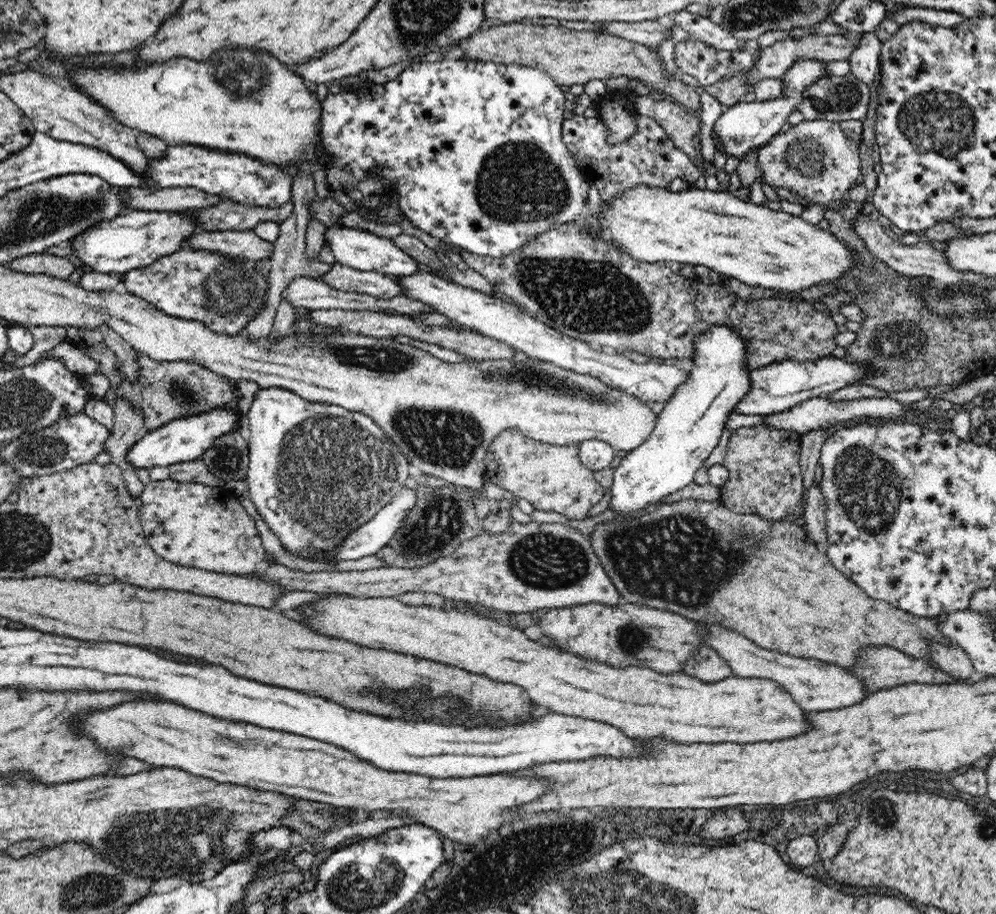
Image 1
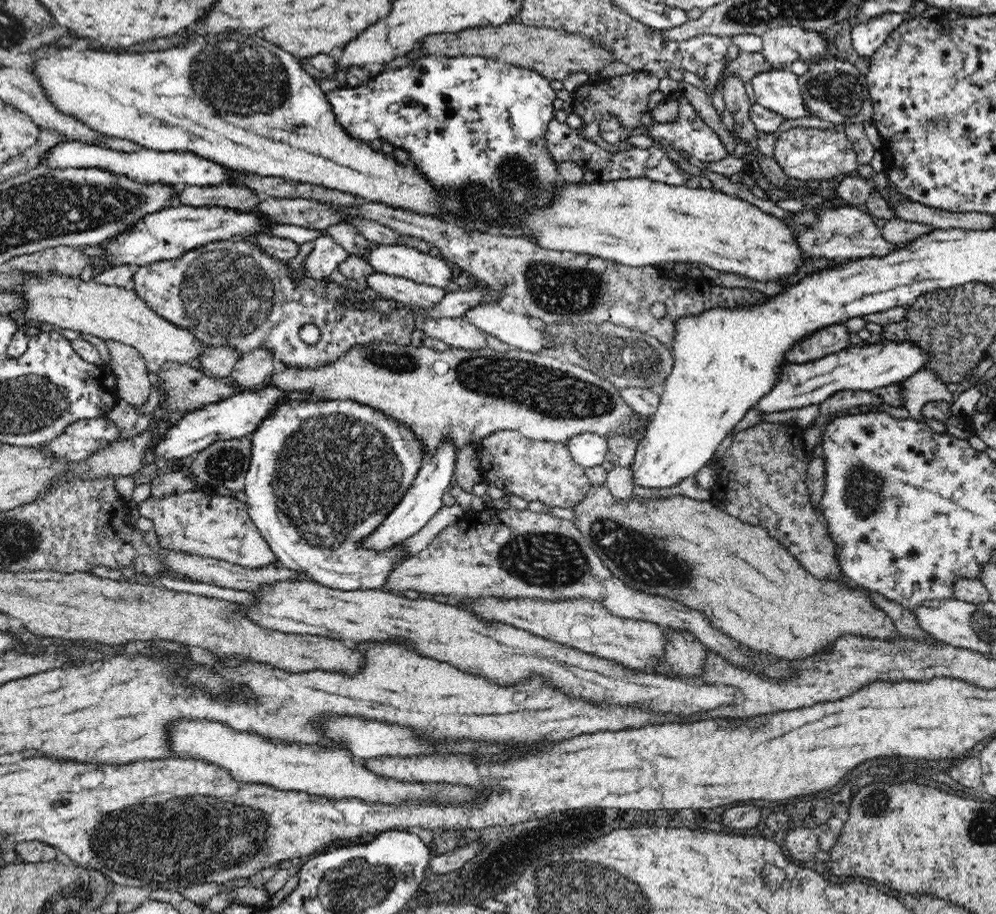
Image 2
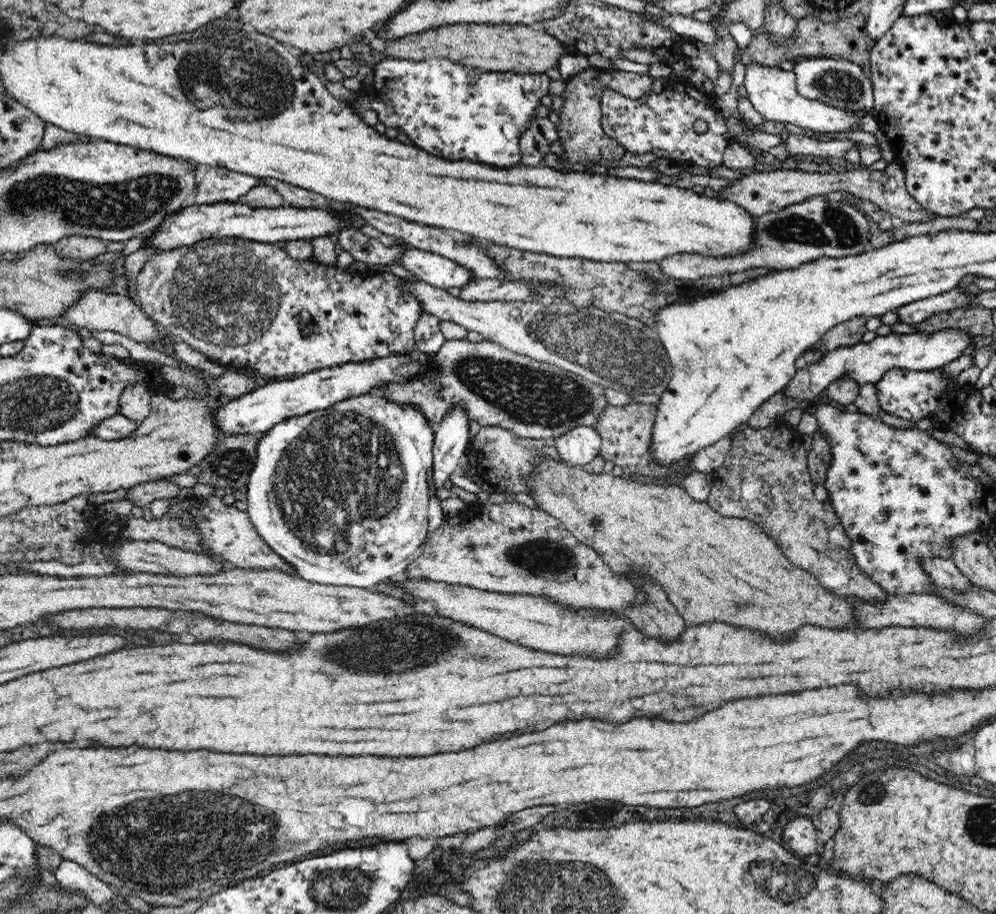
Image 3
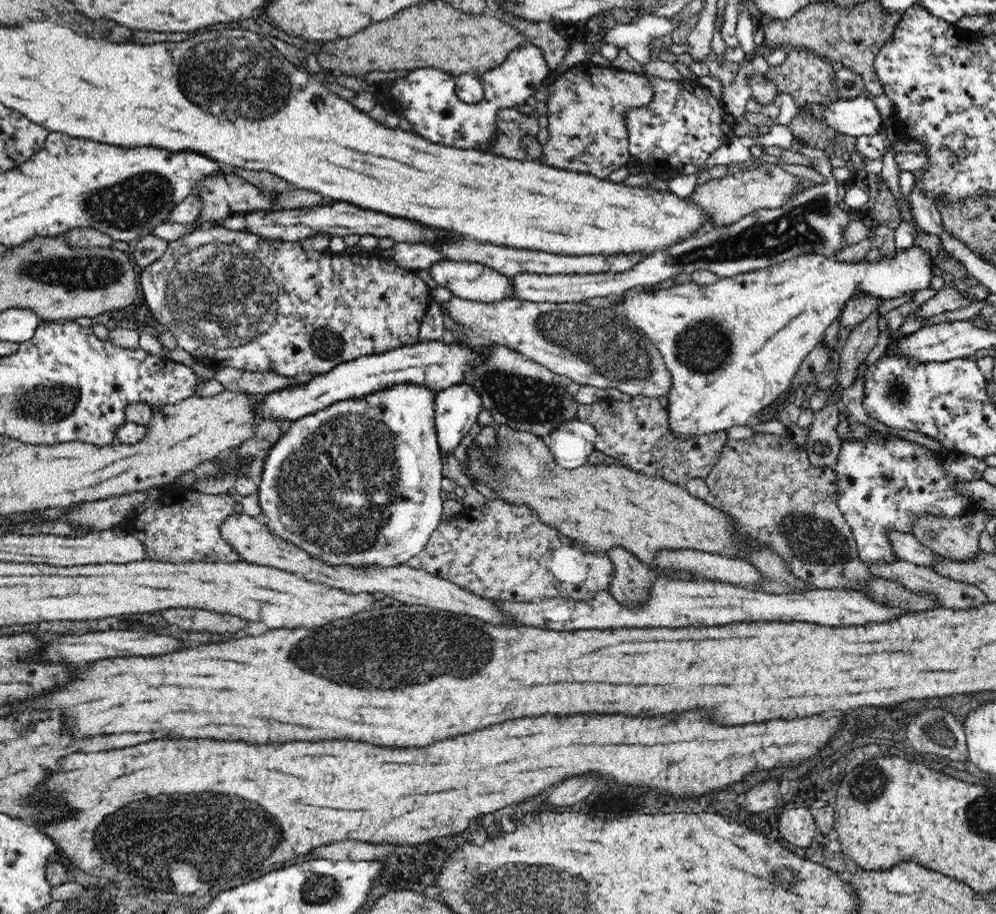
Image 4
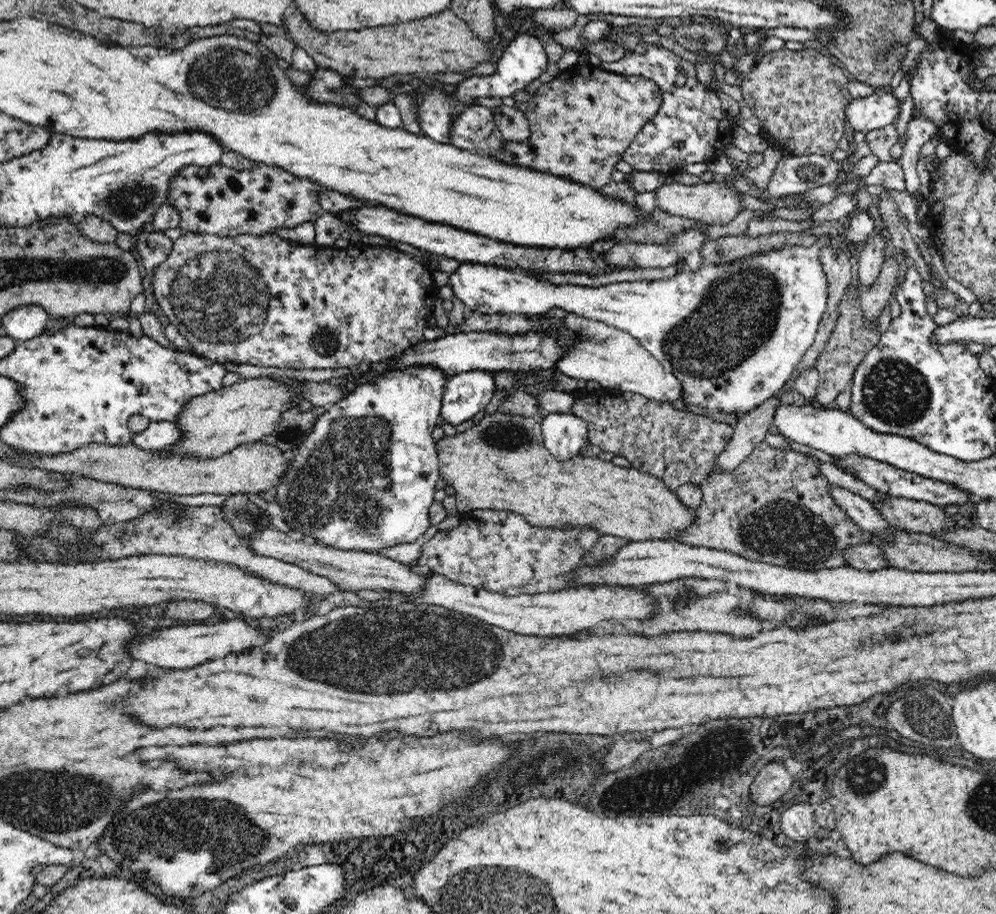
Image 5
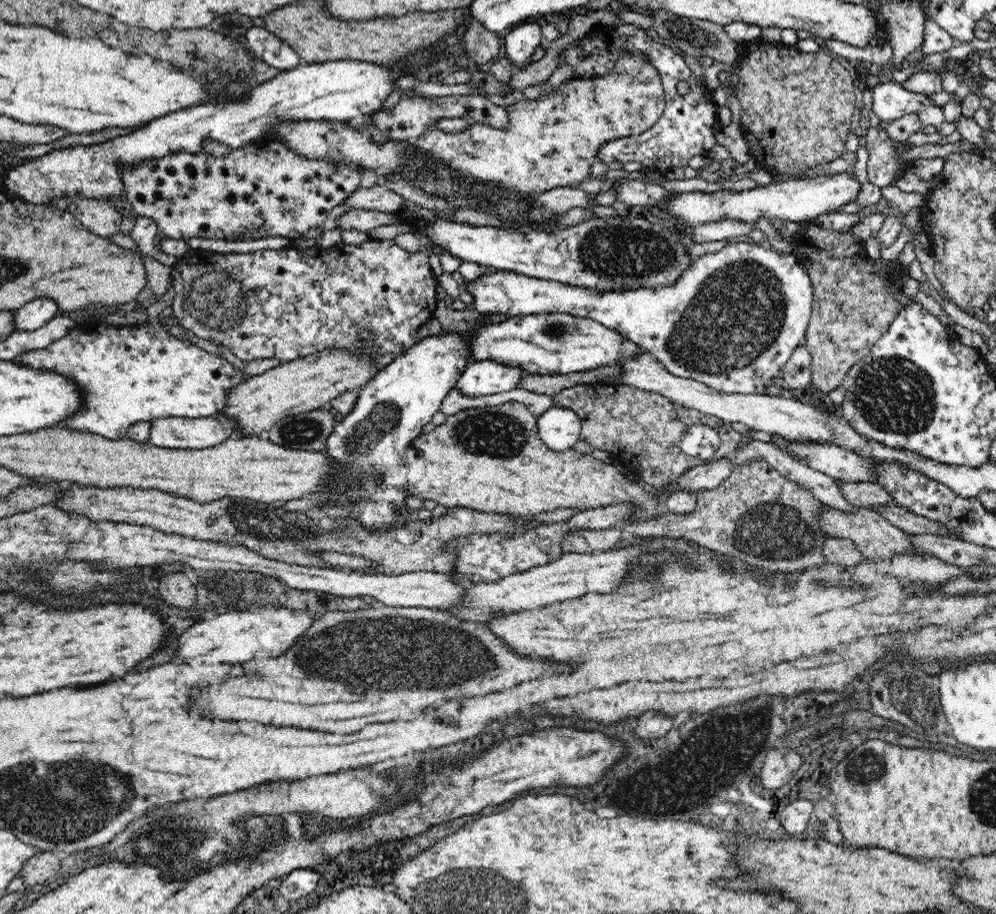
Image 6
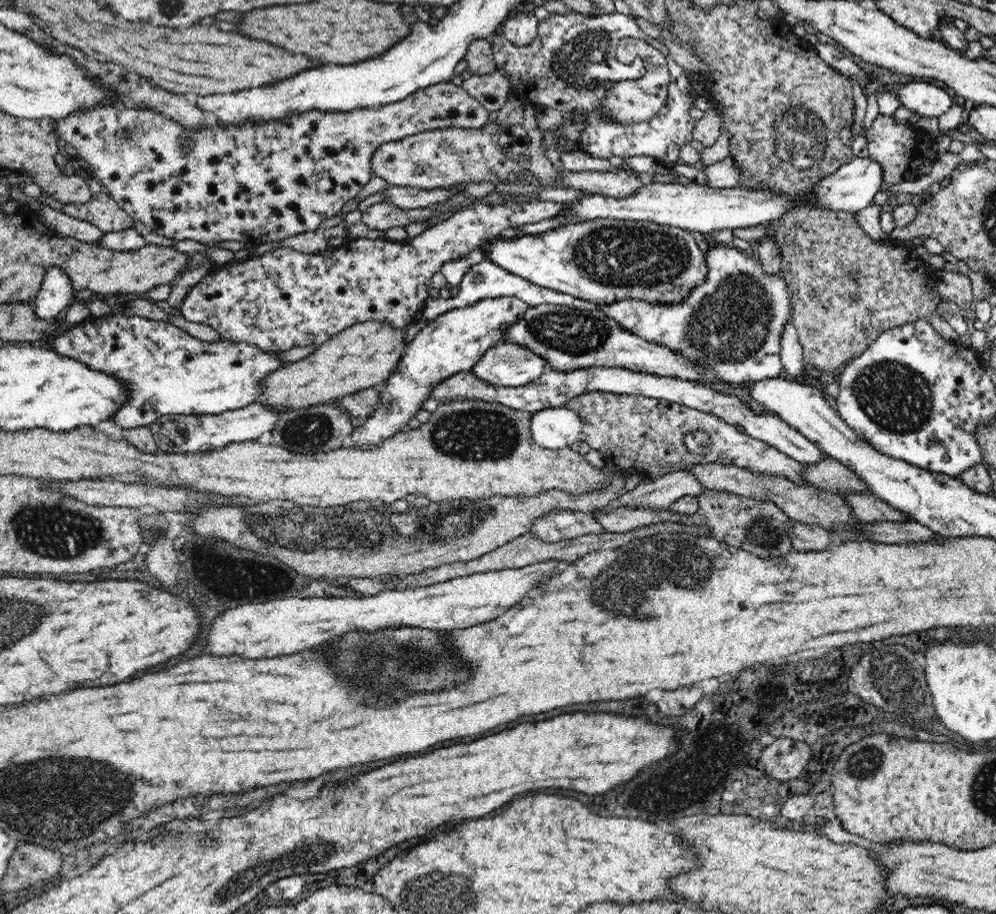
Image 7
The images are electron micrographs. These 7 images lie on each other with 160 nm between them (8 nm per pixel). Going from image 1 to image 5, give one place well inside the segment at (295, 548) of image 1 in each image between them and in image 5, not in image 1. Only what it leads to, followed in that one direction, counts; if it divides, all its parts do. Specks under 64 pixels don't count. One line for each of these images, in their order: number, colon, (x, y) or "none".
2: (323, 474)
3: (343, 494)
4: (358, 483)
5: (364, 478)

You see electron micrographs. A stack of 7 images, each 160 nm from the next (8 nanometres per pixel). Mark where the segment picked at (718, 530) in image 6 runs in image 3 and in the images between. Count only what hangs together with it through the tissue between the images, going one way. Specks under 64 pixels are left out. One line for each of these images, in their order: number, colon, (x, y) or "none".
3: (765, 478)
4: (766, 484)
5: (775, 507)

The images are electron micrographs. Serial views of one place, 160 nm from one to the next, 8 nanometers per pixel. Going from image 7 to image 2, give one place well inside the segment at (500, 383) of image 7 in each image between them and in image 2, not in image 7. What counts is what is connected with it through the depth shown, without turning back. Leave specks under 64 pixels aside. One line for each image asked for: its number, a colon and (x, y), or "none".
2: (422, 500)
3: (450, 439)
4: (456, 408)
5: (465, 394)
6: (479, 379)

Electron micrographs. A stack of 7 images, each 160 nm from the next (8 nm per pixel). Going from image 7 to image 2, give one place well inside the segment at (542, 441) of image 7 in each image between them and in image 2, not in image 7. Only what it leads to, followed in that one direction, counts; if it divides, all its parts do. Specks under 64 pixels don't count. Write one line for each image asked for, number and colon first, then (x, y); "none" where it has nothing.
2: (588, 450)
3: (582, 444)
4: (572, 443)
5: (565, 435)
6: (559, 428)

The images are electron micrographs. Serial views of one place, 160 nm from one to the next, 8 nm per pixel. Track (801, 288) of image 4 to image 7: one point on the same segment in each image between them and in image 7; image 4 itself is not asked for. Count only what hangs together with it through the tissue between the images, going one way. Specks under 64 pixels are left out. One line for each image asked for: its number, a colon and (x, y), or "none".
5: (733, 334)
6: (732, 321)
7: (732, 323)

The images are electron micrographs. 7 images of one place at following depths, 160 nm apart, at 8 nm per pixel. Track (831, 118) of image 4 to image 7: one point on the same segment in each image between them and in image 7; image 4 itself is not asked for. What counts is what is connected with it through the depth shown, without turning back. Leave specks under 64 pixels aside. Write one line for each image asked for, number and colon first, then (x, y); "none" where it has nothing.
5: (869, 112)
6: (891, 101)
7: (924, 99)

